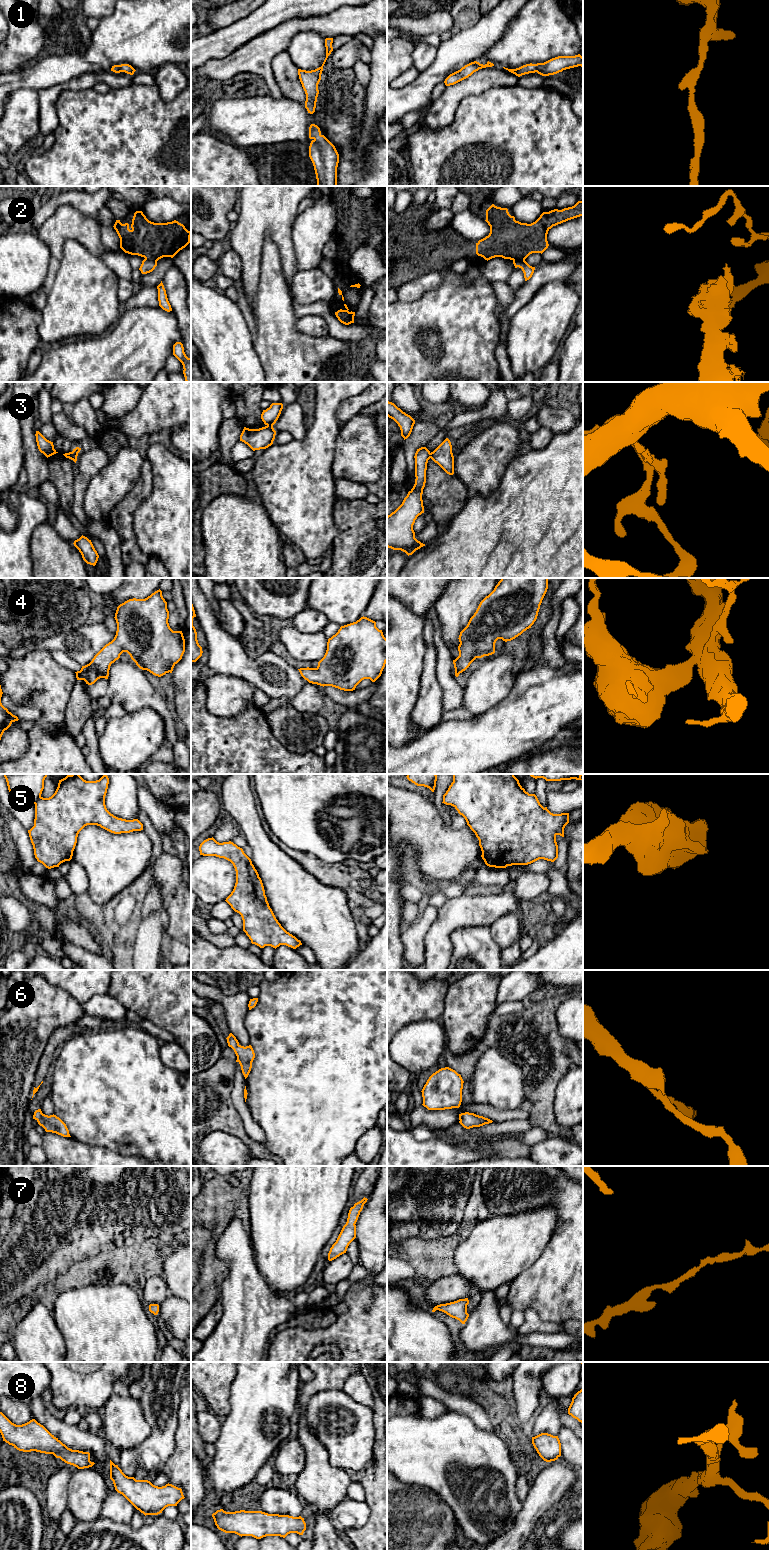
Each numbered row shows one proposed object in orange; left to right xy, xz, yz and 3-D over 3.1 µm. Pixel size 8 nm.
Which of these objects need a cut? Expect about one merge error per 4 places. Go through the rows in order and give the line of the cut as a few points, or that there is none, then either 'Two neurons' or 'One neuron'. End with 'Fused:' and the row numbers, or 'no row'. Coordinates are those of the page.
1: No split. One neuron
2: Split along xy (145, 258), (151, 258), (156, 261). Two neurons
3: Split along xy (72, 451), (74, 461). Two neurons
4: No split. One neuron
5: No split. One neuron
6: No split. One neuron
7: No split. One neuron
8: No split. One neuron
Fused: 2, 3

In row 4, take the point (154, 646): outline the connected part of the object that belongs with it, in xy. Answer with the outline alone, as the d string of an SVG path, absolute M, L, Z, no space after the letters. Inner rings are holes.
M160 589L145 599L133 598L120 604L114 618L117 623L114 639L106 644L89 664L75 672L77 680L84 680L86 684L92 685L100 678L108 679L111 664L118 660L123 652L127 652L140 669L155 676L172 673L185 652L185 639L182 631L173 631L170 628L167 602Z

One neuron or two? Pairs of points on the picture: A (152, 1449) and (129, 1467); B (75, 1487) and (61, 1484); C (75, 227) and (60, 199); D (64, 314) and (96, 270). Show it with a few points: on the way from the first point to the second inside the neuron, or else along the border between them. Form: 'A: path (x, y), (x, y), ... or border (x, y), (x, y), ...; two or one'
A: border (133, 1449), (139, 1466); two
B: border (72, 1473), (68, 1484), (66, 1508); two
C: border (85, 213), (70, 205), (60, 205), (46, 220); two
D: path (75, 303), (84, 294), (85, 281); one

